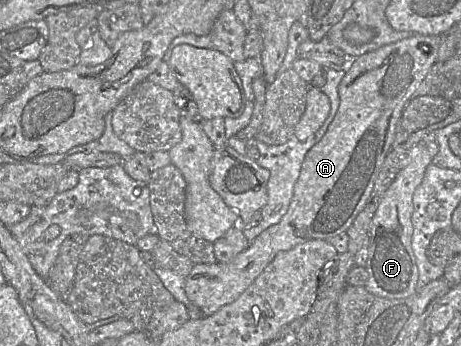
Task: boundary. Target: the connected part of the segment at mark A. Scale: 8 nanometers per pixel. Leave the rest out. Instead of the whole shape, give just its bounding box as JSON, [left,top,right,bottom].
[185,35,440,316]

